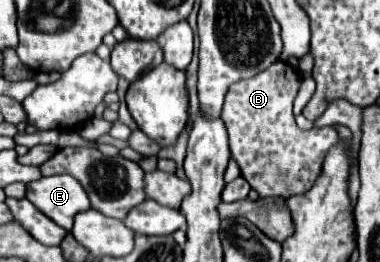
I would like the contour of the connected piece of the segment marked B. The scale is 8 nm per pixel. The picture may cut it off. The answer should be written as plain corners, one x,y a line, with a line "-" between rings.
276,60
254,78
238,80
226,92
222,120
228,128
232,160
236,160
242,176
248,180
252,190
258,192
260,198
288,198
308,192
320,176
326,154
340,142
338,130
334,126
314,126
310,130
300,130
296,126
292,102
300,84
300,72
290,64

